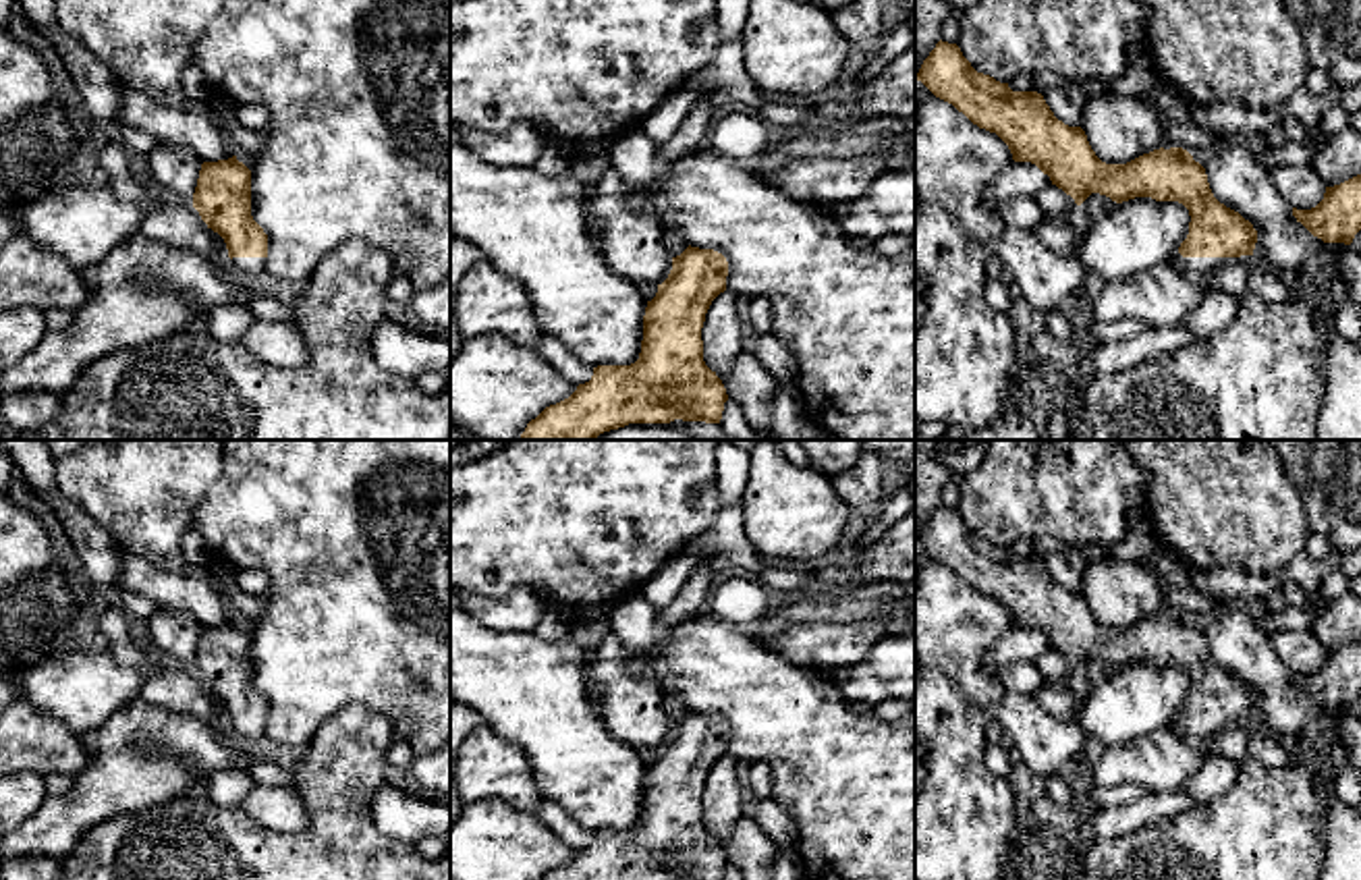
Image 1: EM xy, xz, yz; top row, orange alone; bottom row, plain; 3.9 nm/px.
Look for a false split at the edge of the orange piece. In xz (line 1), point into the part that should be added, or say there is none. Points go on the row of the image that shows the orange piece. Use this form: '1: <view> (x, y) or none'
1: none

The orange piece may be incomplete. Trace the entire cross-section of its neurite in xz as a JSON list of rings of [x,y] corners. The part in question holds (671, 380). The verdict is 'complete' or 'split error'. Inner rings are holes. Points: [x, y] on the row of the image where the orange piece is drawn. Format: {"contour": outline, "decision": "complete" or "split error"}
{"contour": [[[687,247],[647,301],[639,359],[598,365],[589,382],[546,407],[521,440],[593,440],[629,423],[720,423],[728,401],[703,361],[701,328],[712,301],[726,291],[728,262],[714,249]]], "decision": "complete"}

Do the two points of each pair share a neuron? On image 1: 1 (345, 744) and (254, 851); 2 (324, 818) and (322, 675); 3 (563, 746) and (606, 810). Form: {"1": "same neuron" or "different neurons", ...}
{"1": "same neuron", "2": "different neurons", "3": "same neuron"}

